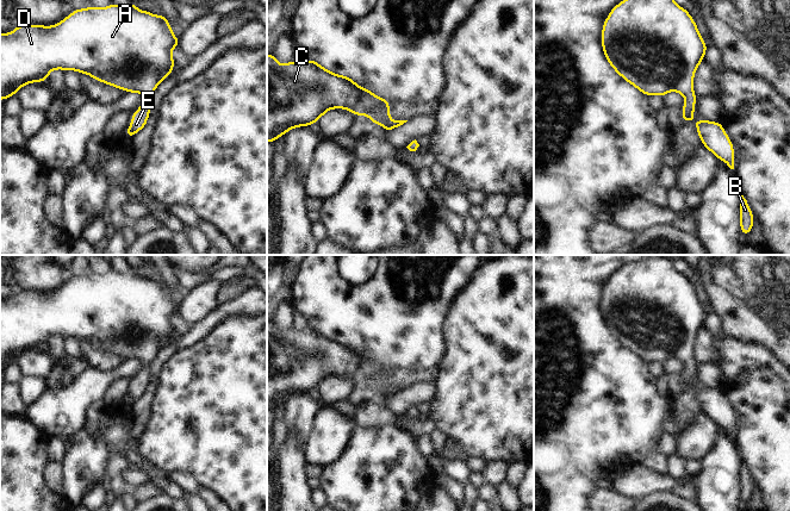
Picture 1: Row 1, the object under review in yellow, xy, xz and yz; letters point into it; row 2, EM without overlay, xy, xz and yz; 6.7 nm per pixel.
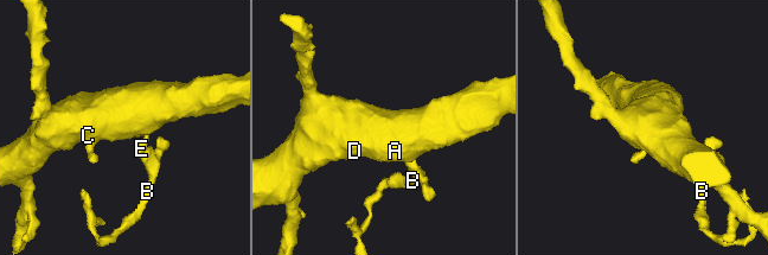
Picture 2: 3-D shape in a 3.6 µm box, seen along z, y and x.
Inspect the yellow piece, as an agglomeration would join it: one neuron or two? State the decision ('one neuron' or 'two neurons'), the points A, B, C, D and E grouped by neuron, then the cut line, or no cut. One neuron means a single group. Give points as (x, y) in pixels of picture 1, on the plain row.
one neuron; A B C D E; no cut

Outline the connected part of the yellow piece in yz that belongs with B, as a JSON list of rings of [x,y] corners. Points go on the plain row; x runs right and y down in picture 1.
[[[741,460],[741,463],[740,463],[740,500],[747,504],[751,500],[753,492],[754,492],[754,482],[752,480],[752,475]]]

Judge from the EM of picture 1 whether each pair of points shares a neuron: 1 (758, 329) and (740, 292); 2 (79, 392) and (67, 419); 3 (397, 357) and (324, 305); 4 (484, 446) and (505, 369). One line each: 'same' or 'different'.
1: same
2: same
3: same
4: same

